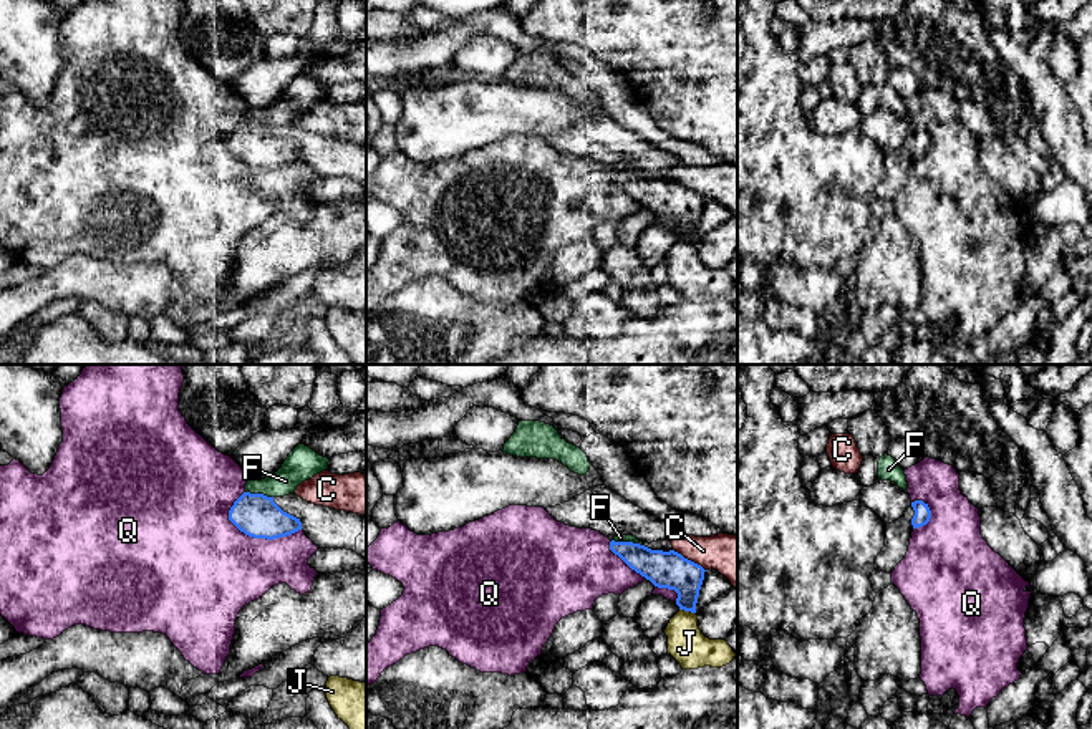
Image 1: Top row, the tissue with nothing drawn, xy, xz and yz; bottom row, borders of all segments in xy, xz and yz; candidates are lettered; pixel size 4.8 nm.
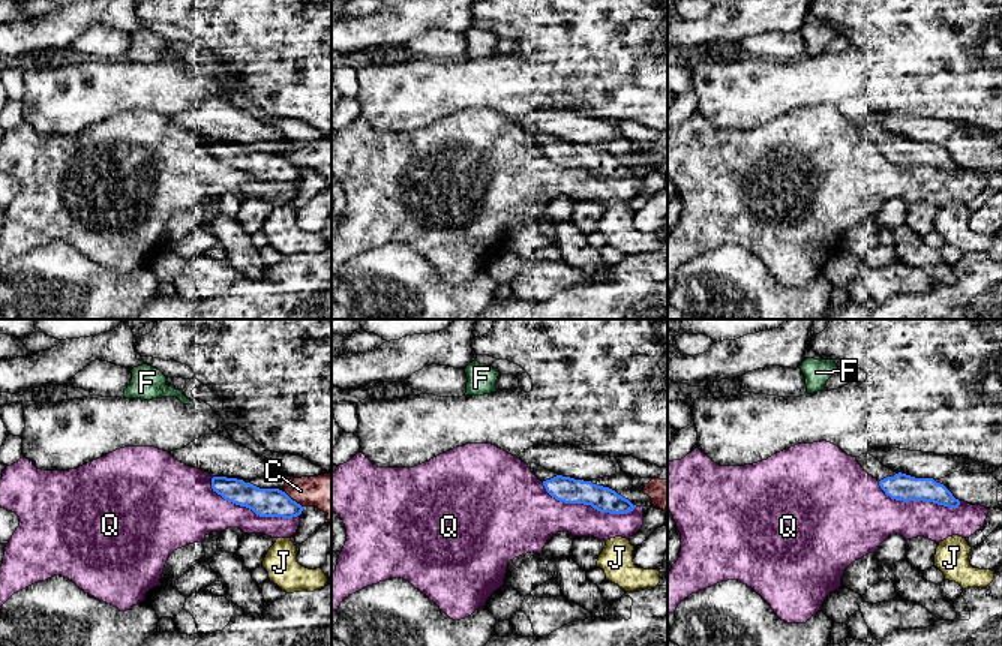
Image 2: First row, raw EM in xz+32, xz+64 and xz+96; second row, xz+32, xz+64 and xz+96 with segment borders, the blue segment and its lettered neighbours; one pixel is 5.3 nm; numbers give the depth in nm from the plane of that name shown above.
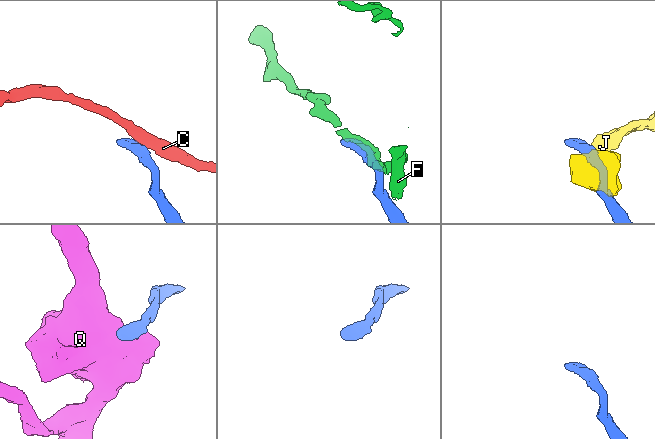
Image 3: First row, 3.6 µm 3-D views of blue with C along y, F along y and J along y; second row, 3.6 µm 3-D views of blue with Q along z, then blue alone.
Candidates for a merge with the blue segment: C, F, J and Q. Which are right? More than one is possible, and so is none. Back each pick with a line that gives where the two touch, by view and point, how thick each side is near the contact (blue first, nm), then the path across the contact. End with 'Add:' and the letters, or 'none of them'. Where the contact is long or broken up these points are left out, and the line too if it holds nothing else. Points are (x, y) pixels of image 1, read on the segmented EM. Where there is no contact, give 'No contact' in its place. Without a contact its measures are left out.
Add: none of them

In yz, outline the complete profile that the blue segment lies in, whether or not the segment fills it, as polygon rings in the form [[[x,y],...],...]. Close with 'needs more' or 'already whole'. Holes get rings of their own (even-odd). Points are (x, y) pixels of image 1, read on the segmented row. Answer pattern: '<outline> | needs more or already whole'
[[[915,500],[903,515],[885,525],[885,547],[875,558],[875,570],[891,573],[905,558],[911,532],[930,522],[931,510],[923,500]]] | needs more

